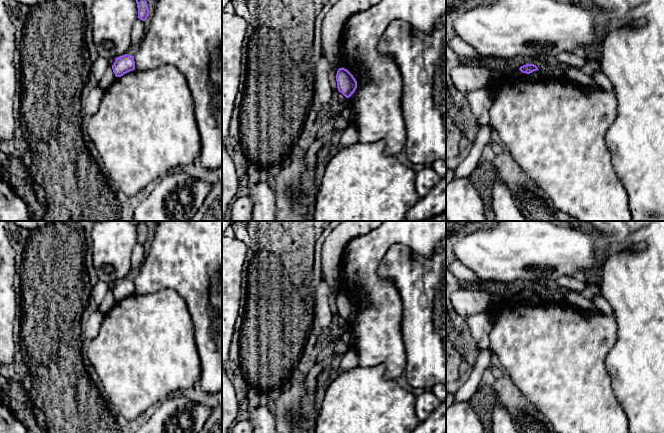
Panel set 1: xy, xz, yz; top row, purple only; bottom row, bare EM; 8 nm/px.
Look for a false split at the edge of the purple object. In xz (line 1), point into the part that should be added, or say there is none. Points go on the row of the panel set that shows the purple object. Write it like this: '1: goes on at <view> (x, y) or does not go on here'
1: does not go on here

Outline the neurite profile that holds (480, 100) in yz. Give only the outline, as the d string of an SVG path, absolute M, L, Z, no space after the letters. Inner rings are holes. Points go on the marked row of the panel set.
M478 89L466 93L471 112L480 126L489 124L489 110L493 101L493 92L490 89Z

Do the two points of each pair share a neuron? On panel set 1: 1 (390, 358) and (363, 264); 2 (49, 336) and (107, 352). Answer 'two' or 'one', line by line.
1: one
2: two

